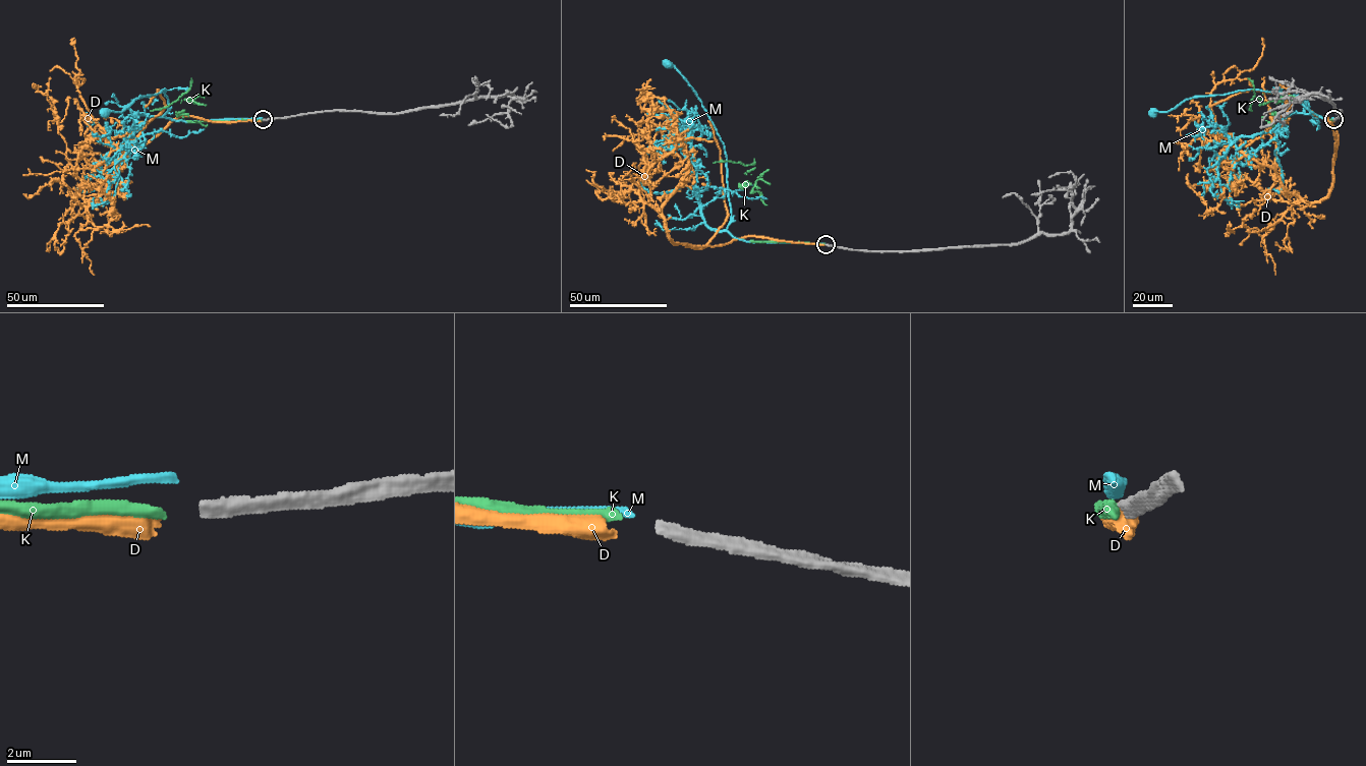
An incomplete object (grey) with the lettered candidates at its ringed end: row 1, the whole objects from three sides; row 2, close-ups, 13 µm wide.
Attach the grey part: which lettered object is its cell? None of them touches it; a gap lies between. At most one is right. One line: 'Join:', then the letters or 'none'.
Join: K

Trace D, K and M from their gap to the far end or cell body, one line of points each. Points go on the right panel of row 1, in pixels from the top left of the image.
D: (1333, 120), (1333, 180), (1319, 200), (1216, 140), (1210, 92), (1251, 70), (1263, 40)
K: (1333, 119), (1330, 121), (1291, 95), (1266, 103), (1254, 96), (1252, 111)
M: (1333, 118), (1328, 120), (1316, 115), (1294, 98), (1256, 90), (1191, 98), (1168, 111), (1153, 111)

